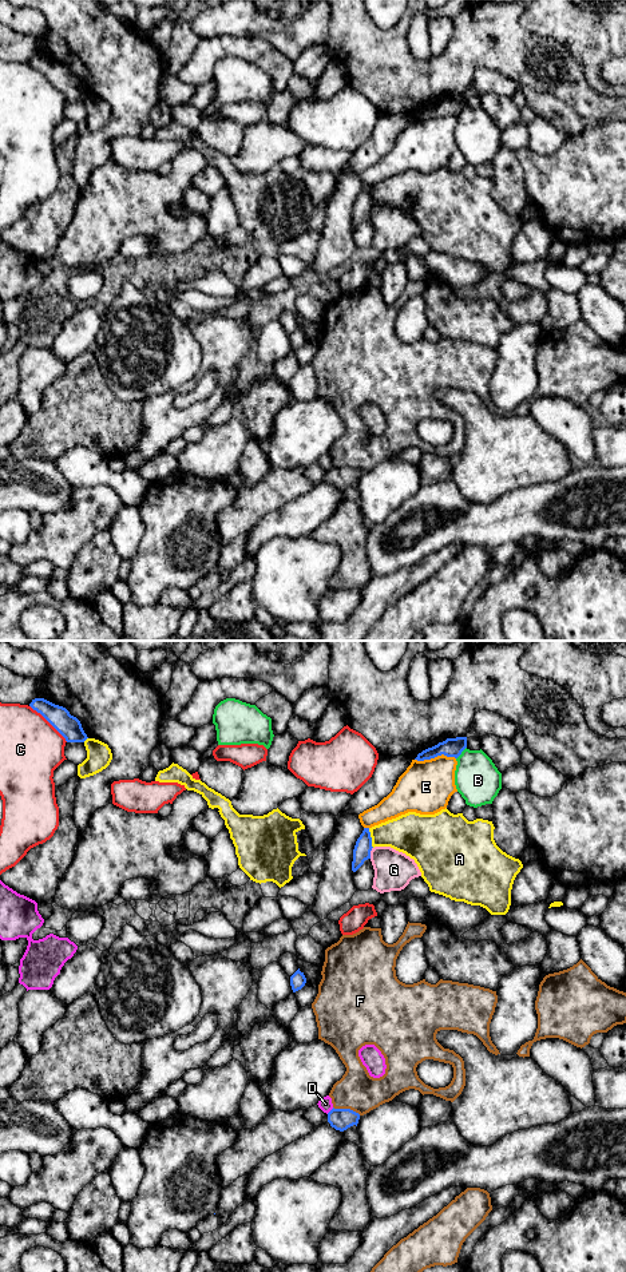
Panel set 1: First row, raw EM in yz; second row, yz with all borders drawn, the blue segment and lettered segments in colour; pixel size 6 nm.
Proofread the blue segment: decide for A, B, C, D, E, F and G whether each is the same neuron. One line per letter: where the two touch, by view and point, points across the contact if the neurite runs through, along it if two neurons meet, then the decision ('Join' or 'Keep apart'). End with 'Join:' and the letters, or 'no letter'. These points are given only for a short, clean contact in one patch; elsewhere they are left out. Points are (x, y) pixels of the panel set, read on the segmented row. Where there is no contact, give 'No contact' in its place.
A: Touches blue at yz (371, 837). Keep apart
B: Touches blue at yz (460, 753). Keep apart
C: Touches blue at yz (48, 721). Keep apart
D: Touches blue at yz (331, 1110). Keep apart
E: Touches blue at yz (435, 756). Keep apart
F: Touches blue at yz (347, 1109). Keep apart
G: Touches blue at yz (369, 852). Keep apart
Join: no letter

